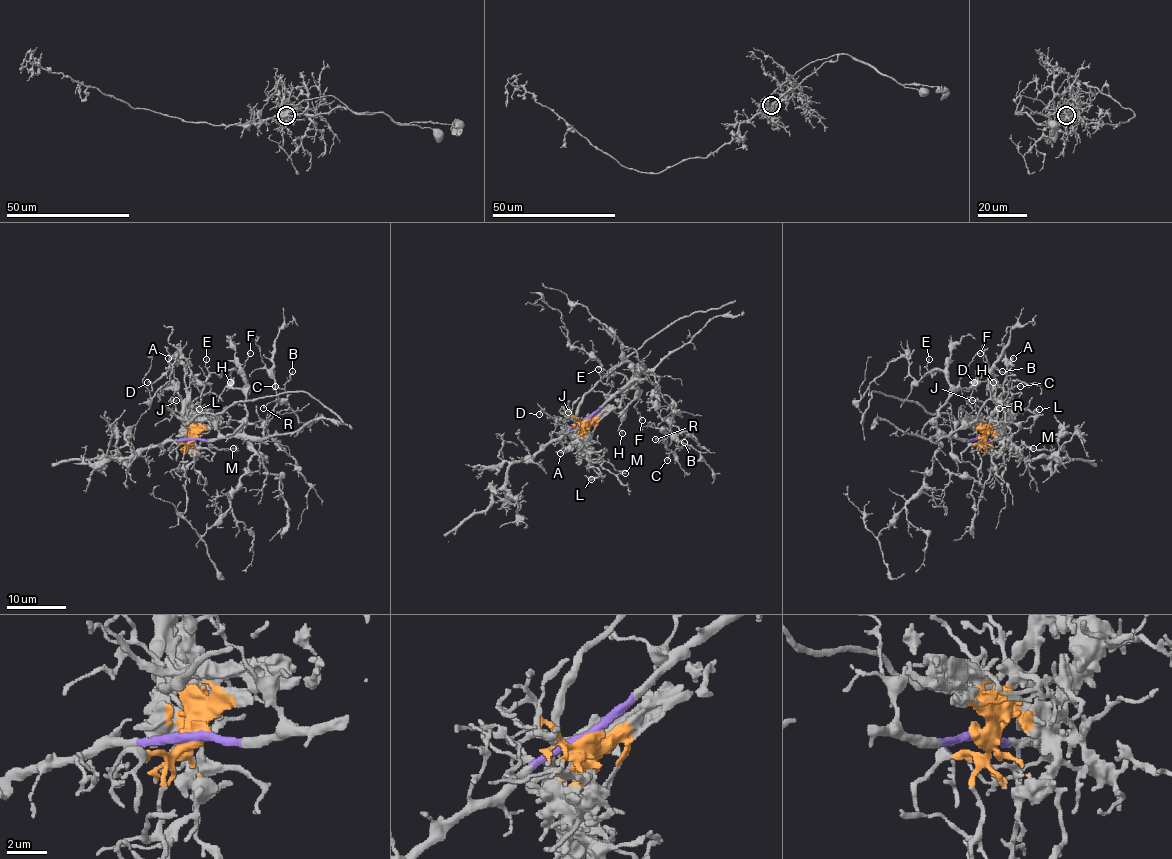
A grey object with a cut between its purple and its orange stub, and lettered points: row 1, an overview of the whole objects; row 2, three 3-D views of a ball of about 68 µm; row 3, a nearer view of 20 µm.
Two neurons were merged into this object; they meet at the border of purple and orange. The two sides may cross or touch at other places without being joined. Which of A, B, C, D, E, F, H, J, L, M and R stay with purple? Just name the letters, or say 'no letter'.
B, C, E, F, H, R

